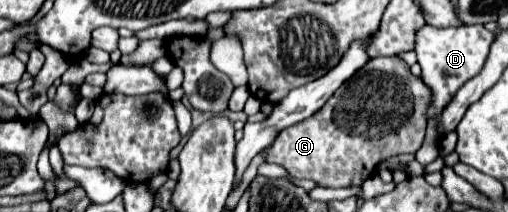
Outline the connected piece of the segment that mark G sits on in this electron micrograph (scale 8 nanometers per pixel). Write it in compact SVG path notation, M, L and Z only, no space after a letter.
M401 57L369 59L367 65L347 79L315 115L283 129L273 145L265 151L265 161L285 167L285 171L295 179L313 179L321 187L361 185L385 157L415 153L423 145L429 99L429 87L421 81L421 77L411 75L409 65Z

